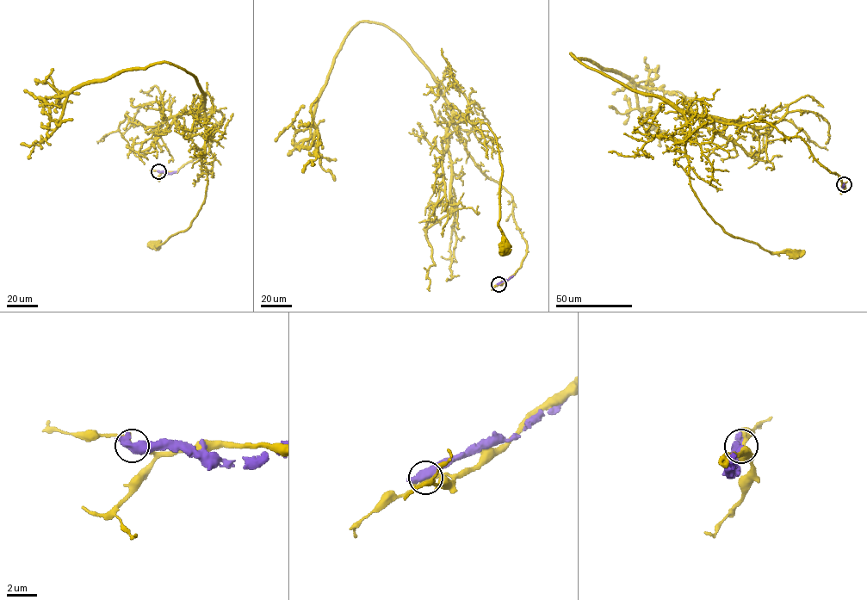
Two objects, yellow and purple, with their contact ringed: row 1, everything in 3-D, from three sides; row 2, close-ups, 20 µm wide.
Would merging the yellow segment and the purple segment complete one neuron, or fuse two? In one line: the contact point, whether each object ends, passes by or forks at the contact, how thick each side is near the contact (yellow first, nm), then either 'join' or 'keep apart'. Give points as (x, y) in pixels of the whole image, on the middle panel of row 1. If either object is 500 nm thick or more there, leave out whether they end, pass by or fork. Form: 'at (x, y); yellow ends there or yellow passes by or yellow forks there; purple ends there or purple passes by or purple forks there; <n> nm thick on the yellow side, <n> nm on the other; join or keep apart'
at (498, 284); 240 nm thick on the yellow side, 700 nm on the other; keep apart

